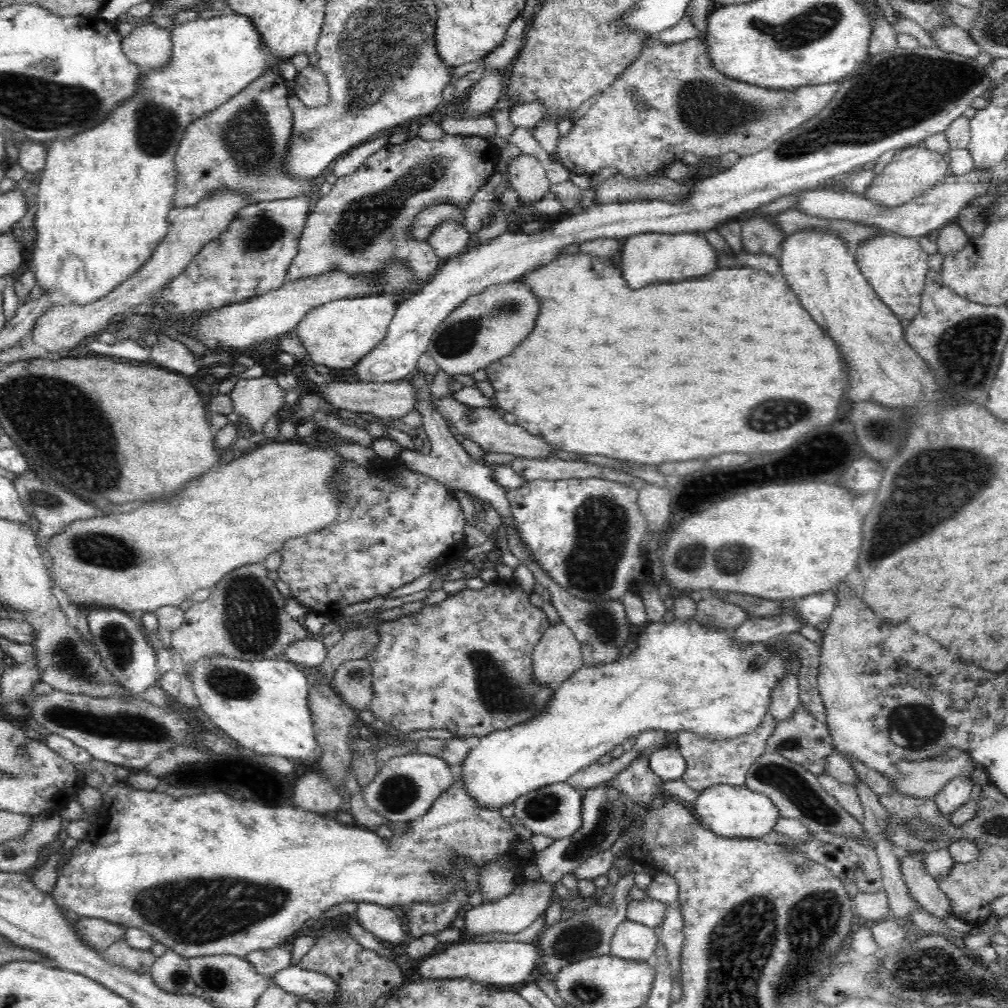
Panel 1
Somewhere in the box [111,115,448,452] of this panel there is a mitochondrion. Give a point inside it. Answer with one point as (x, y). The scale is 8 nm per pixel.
(261, 232)

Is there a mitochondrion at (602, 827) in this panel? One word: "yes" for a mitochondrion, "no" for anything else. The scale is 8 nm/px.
yes

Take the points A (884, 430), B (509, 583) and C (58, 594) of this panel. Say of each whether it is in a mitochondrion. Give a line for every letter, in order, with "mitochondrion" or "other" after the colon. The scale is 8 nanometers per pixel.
A: mitochondrion
B: other
C: other

